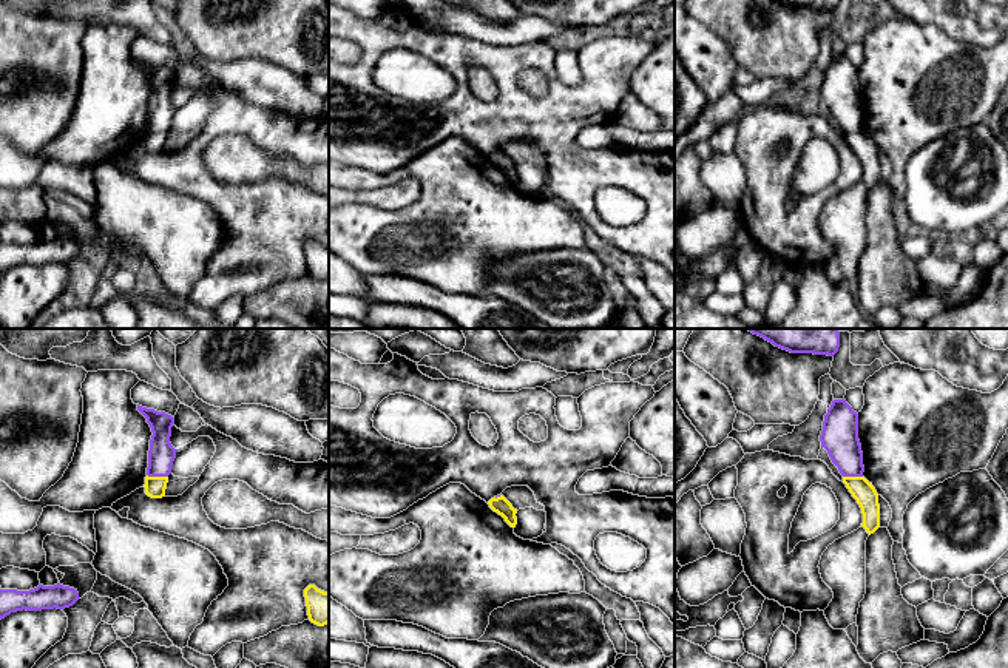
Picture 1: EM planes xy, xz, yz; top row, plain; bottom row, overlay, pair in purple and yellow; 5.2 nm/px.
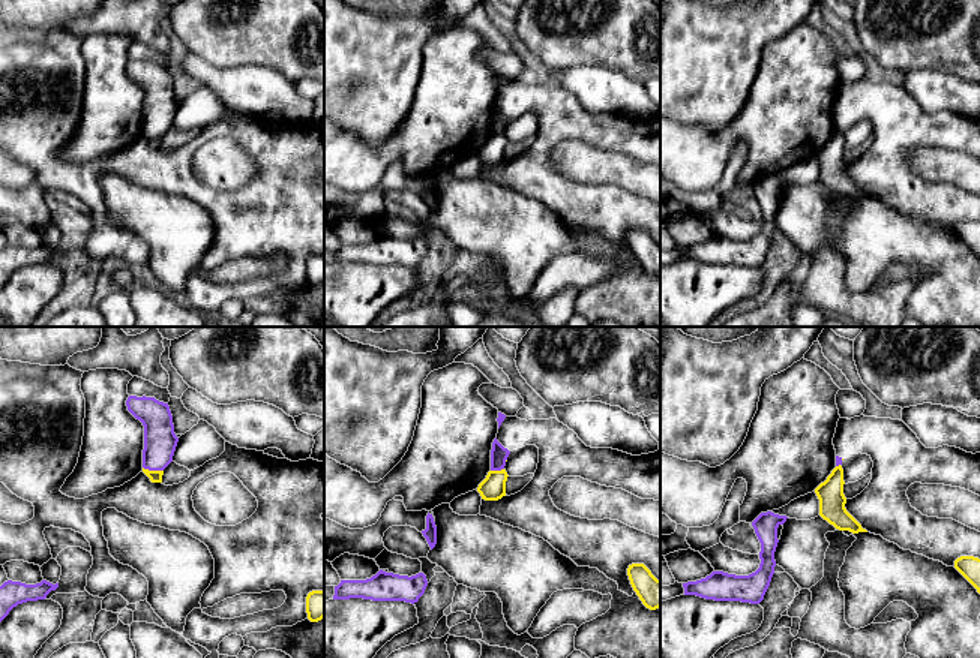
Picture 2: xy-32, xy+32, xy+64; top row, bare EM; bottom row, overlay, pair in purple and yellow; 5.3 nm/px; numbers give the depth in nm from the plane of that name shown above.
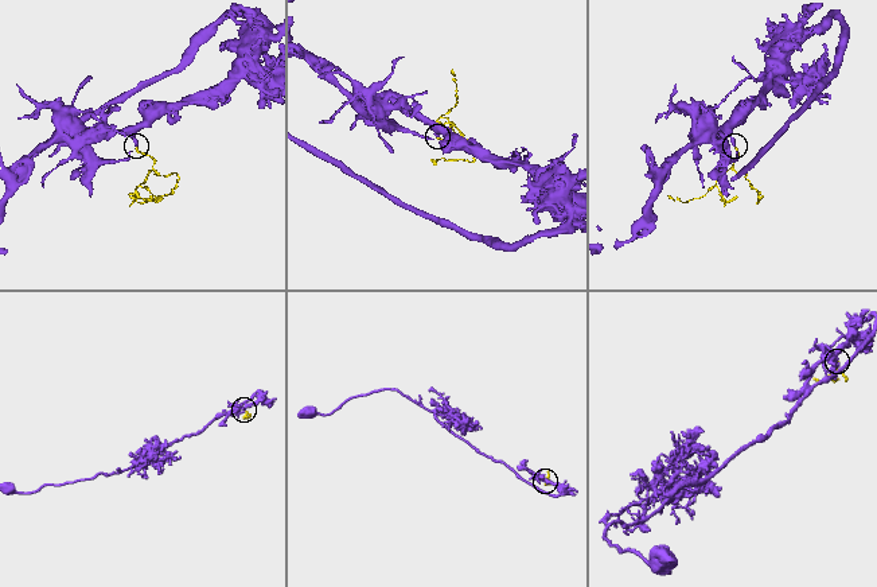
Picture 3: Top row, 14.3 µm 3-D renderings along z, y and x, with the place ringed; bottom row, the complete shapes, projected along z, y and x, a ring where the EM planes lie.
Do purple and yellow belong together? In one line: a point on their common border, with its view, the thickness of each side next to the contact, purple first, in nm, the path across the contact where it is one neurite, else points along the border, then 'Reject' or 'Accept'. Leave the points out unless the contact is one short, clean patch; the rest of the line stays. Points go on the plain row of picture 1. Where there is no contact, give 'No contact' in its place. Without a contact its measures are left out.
Touches purple at xy (158, 130). Thickness 140 nm (purple) against 110 nm. Path across: xy (161, 110), (158, 130), (155, 141). Accept

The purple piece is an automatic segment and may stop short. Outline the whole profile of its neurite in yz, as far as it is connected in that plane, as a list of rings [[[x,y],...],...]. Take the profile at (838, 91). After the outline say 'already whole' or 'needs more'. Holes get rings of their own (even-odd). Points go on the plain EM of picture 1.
[[[834,54],[824,69],[820,89],[824,102],[843,130],[843,137],[861,162],[861,180],[871,190],[880,182],[878,148],[864,131],[863,106],[858,94],[858,68],[846,54]]]; needs more

